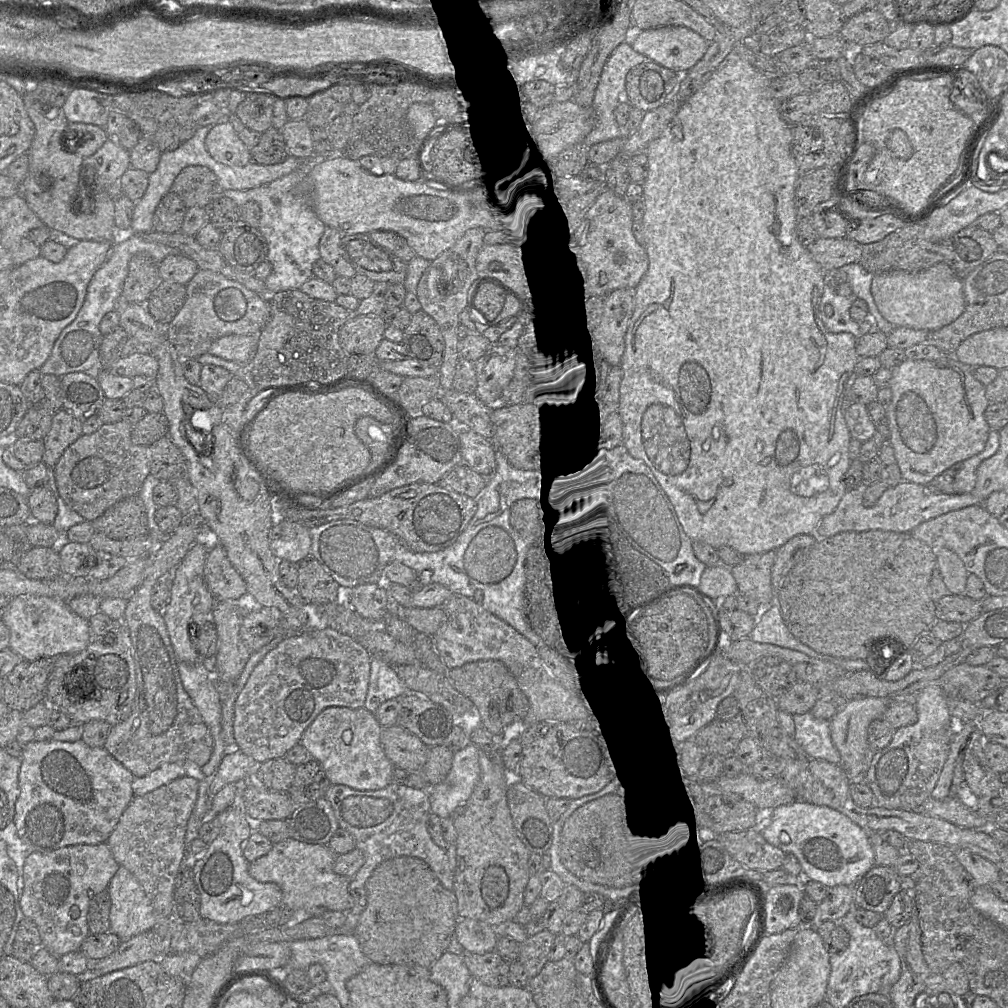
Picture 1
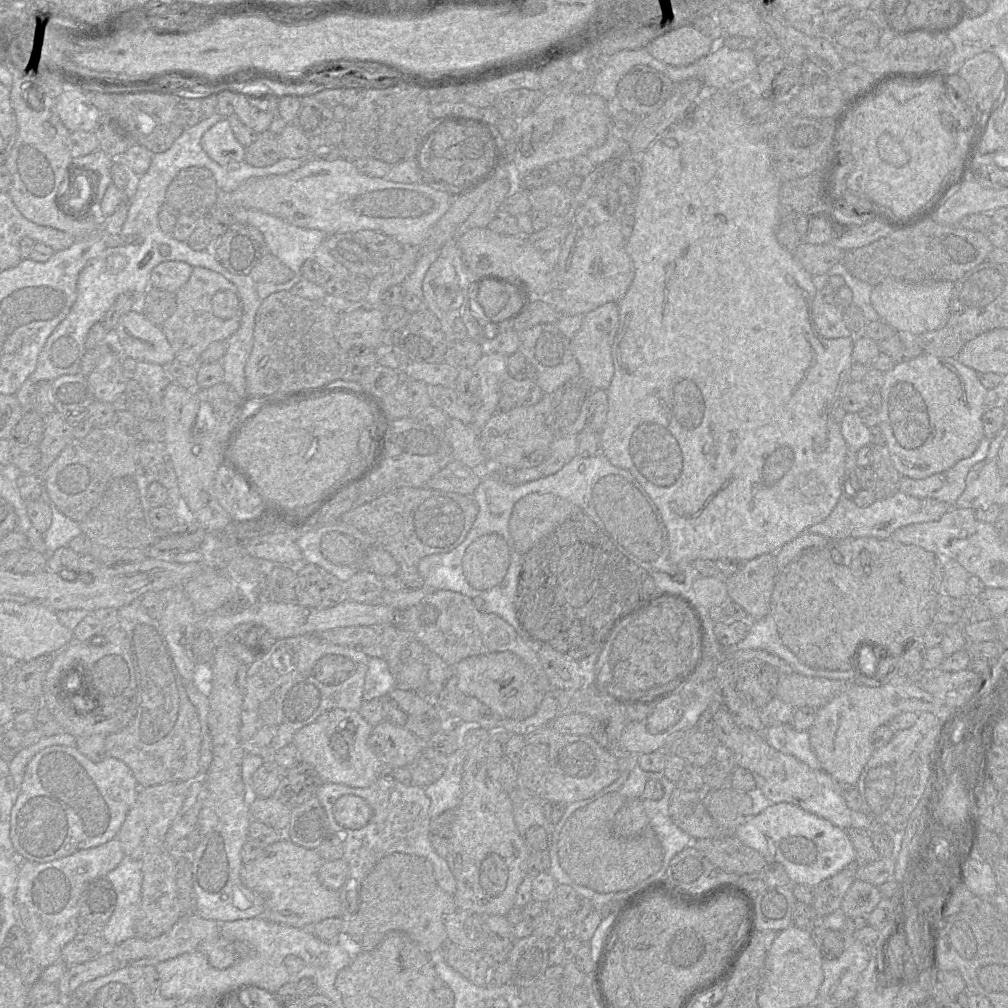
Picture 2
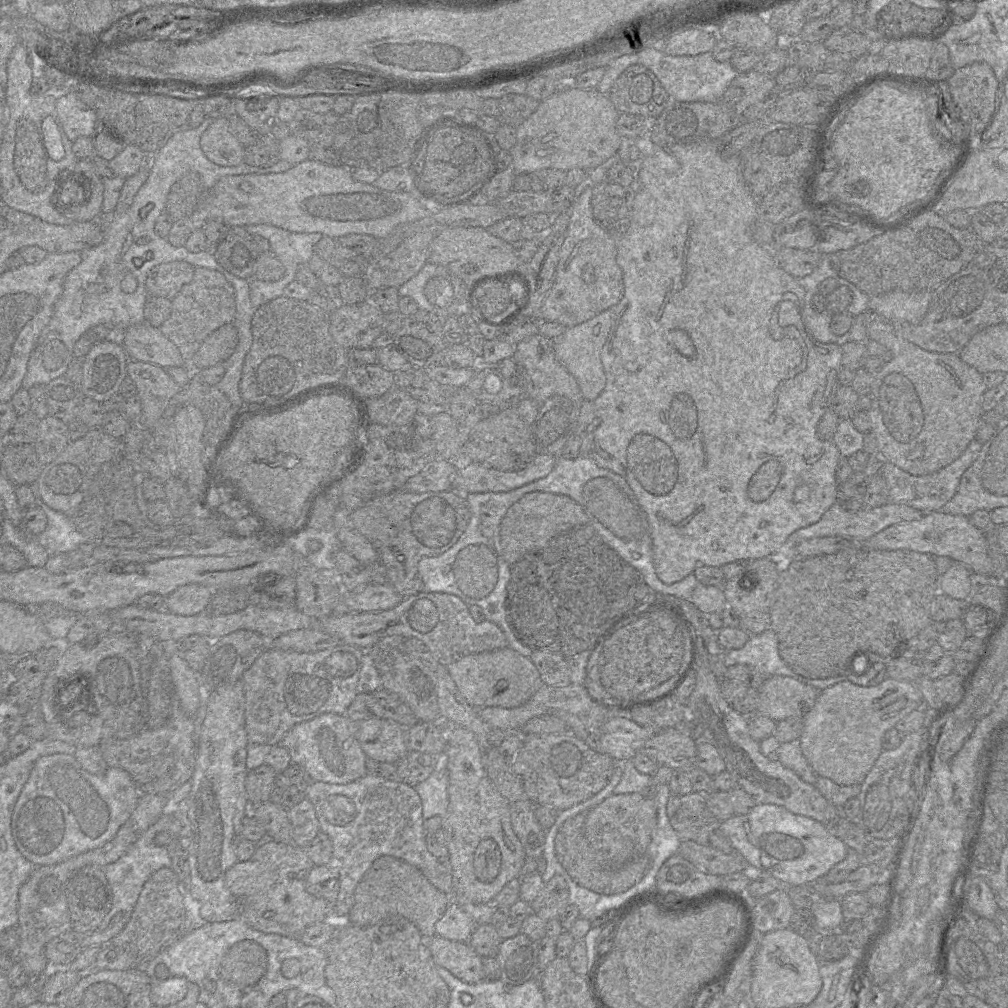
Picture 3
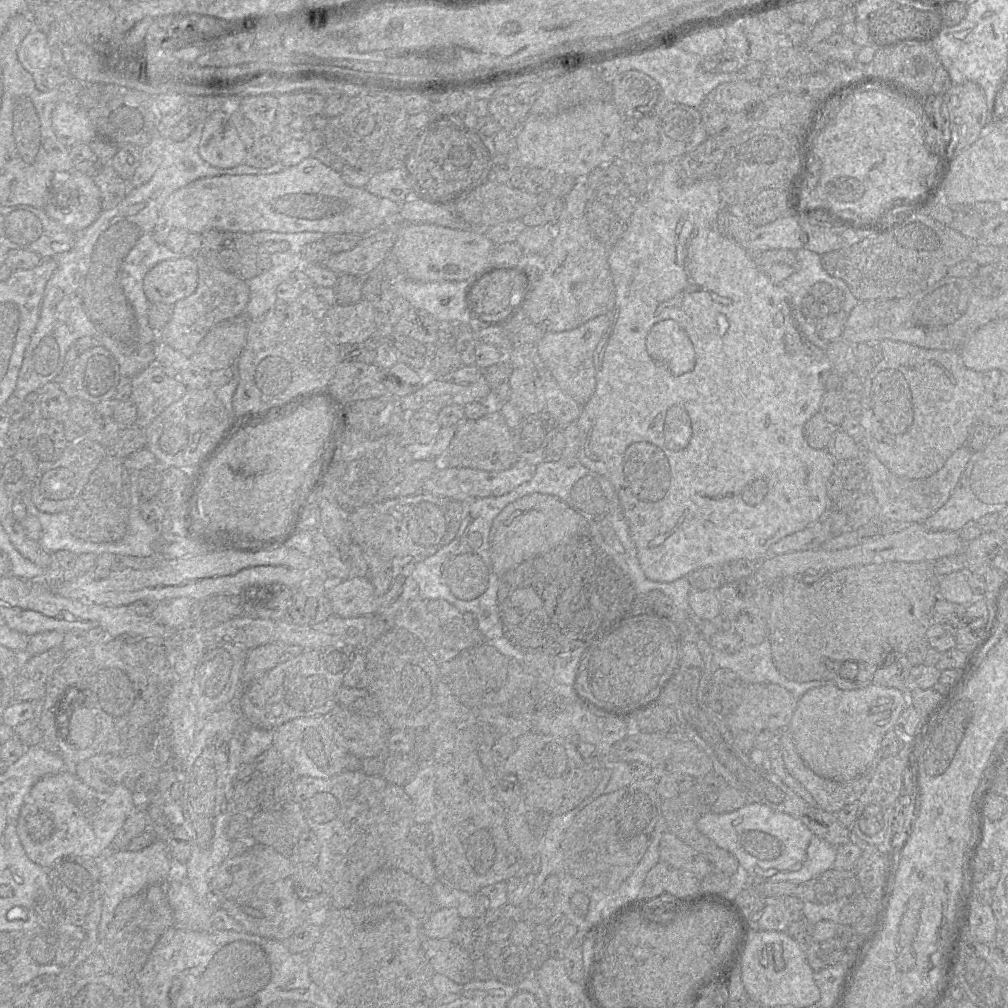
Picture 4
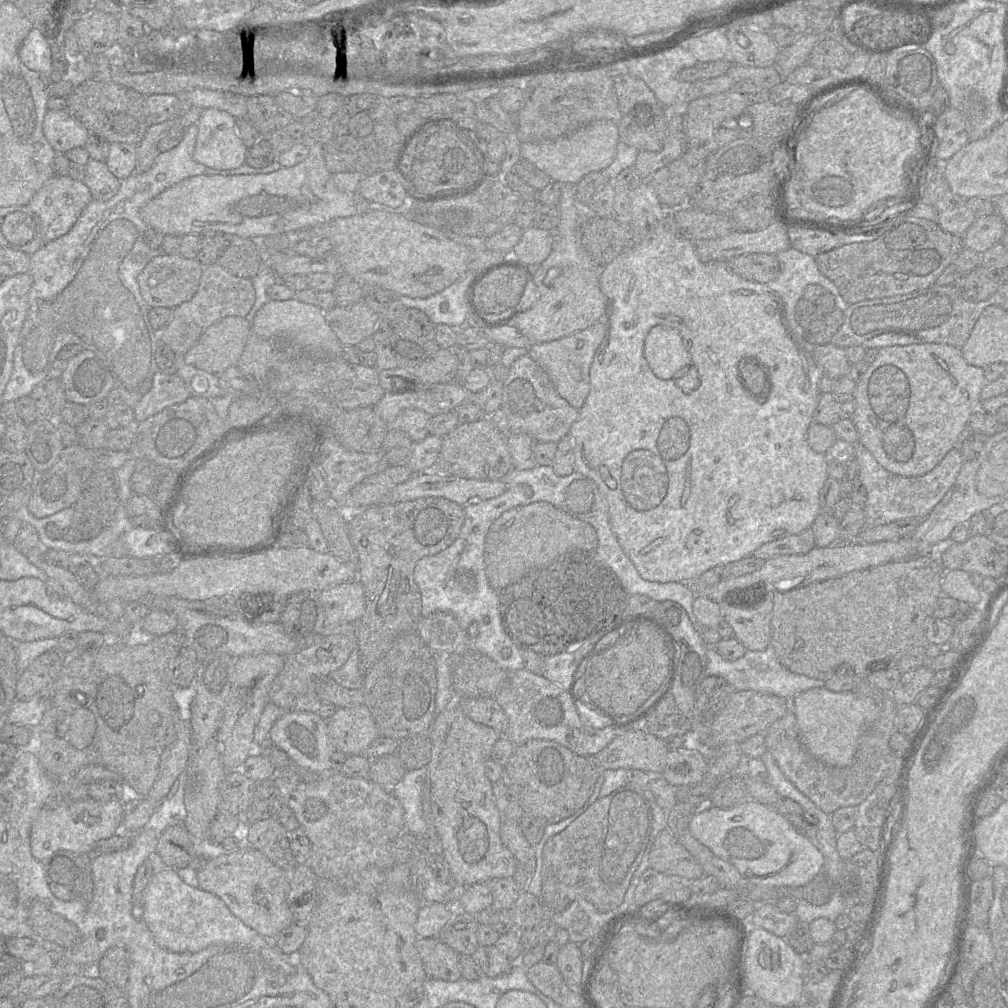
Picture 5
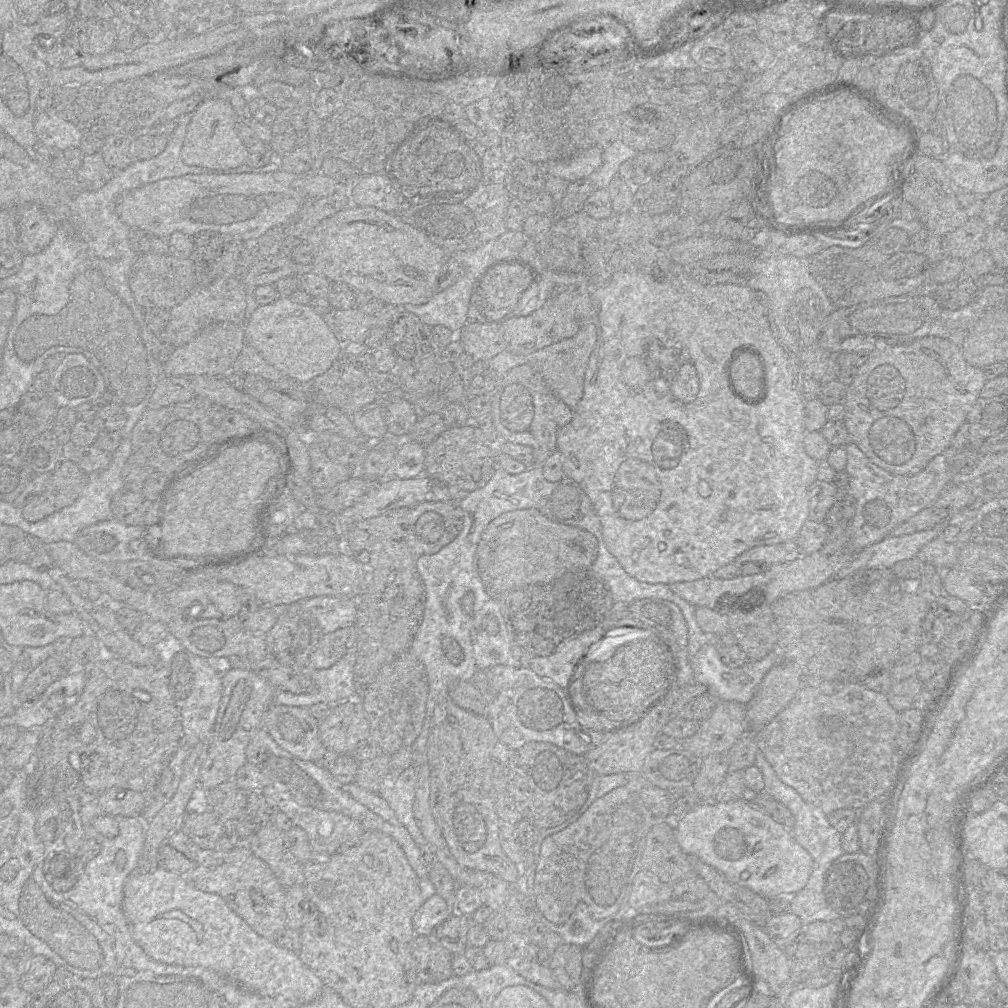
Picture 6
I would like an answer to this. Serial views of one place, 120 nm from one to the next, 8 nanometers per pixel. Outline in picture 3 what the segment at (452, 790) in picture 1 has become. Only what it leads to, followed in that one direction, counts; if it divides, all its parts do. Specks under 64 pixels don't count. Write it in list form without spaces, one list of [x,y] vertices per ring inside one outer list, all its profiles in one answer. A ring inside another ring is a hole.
[[[445,752],[436,756],[436,765],[431,775],[414,786],[422,802],[423,817],[445,817],[448,797],[448,756]]]

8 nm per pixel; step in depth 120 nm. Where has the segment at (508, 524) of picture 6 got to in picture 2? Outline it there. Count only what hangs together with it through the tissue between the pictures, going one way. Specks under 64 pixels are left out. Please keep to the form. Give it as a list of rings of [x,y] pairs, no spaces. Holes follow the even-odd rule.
[[[530,493],[513,507],[509,531],[516,549],[525,554],[573,513],[583,511],[570,500],[550,493]]]

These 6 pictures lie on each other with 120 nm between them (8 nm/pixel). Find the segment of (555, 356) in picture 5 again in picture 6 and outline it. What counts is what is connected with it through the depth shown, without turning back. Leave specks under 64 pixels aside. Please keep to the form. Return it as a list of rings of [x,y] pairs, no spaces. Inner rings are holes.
[[[590,321],[582,325],[574,336],[527,355],[529,364],[540,372],[553,393],[573,410],[583,397],[585,373],[596,342],[597,327]]]

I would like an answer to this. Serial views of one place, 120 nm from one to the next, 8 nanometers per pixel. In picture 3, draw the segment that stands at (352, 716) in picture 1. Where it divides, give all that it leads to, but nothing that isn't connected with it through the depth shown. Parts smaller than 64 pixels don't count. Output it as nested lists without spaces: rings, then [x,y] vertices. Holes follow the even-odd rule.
[[[321,714],[294,725],[280,745],[288,750],[292,763],[302,766],[313,781],[346,784],[368,773],[367,756],[358,741],[358,722],[344,714]]]

